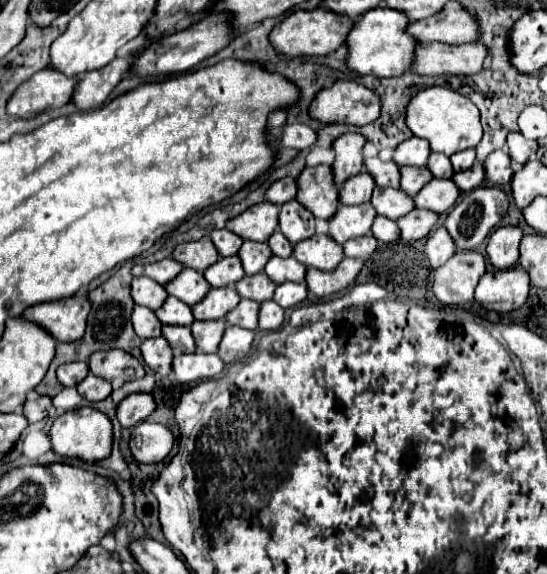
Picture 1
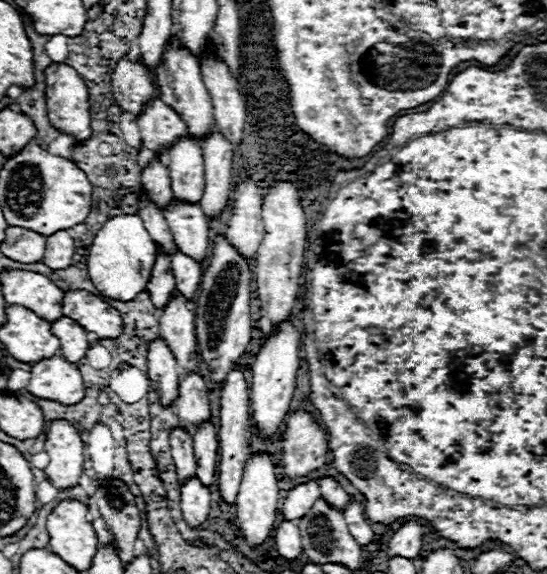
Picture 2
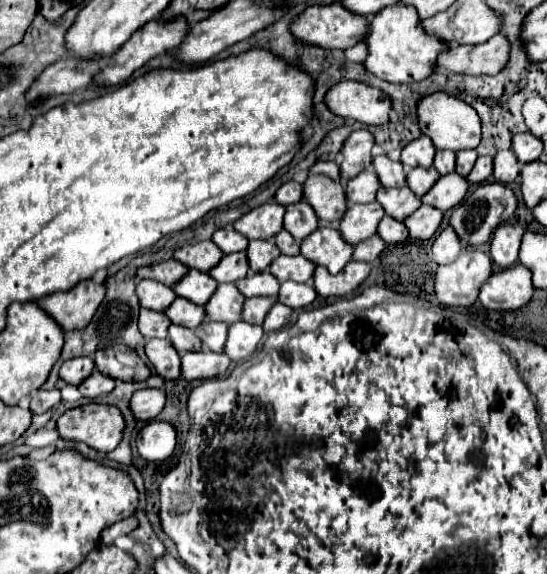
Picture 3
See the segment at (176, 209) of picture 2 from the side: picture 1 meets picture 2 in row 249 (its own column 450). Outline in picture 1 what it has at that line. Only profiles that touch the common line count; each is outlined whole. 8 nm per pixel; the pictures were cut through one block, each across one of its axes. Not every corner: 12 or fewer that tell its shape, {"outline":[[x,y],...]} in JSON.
{"outline":[[434,178],[414,196],[416,208],[442,214],[460,192],[452,178]]}

